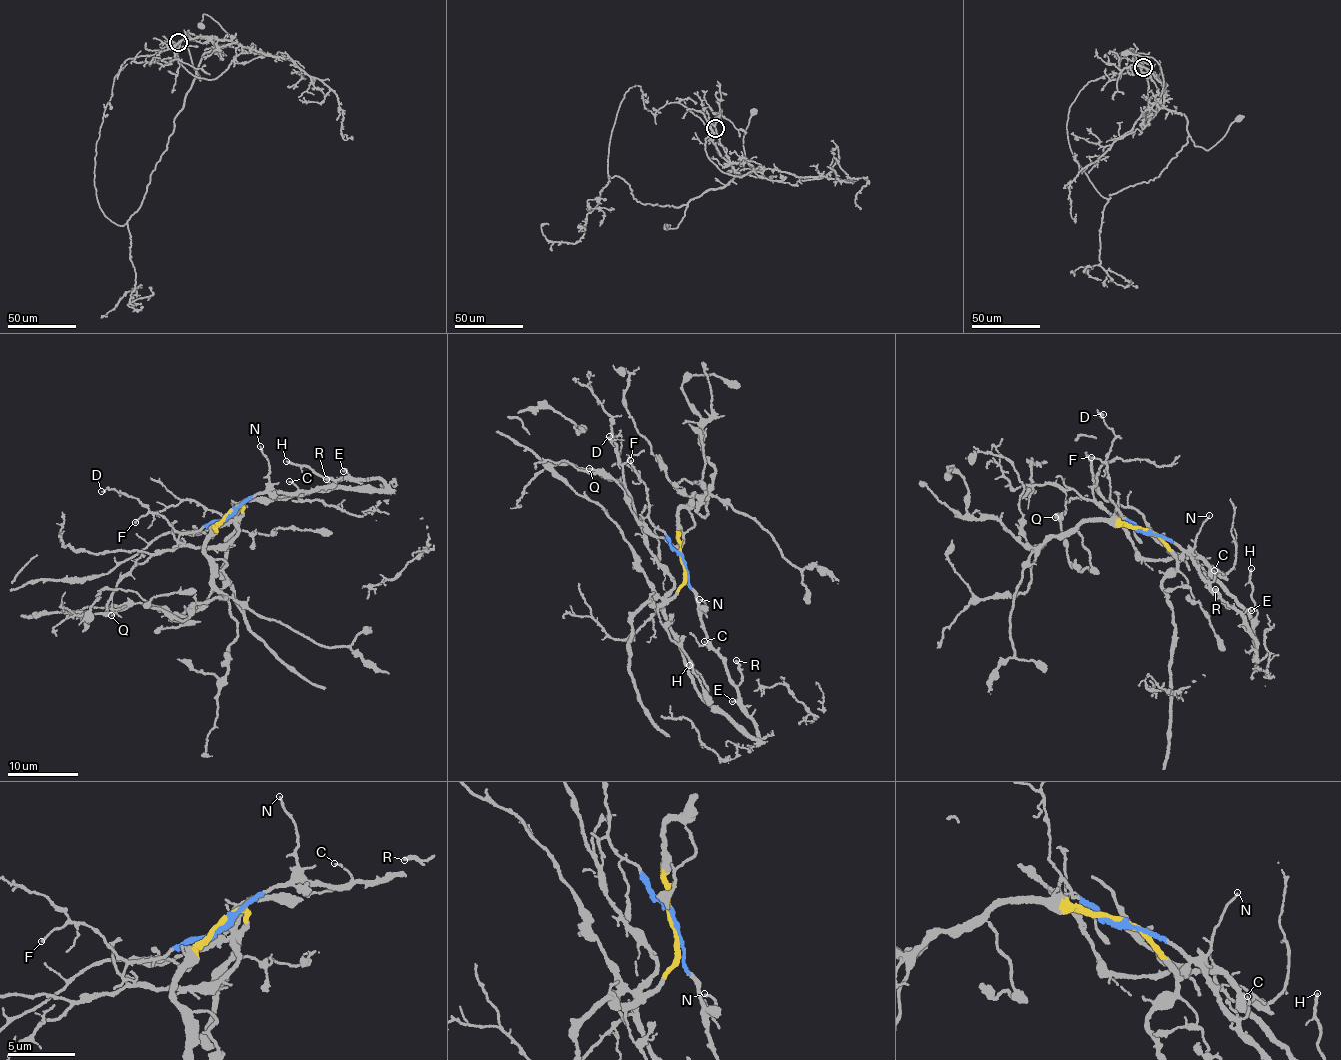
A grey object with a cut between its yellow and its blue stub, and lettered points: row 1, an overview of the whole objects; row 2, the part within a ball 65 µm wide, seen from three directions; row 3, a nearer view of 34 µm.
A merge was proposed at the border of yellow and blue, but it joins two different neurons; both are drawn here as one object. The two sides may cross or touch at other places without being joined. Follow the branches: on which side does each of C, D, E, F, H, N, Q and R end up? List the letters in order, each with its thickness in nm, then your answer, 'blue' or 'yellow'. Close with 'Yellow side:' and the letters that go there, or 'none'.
C: 120 nm thick; blue
D: 130 nm thick; blue
E: 150 nm thick; blue
F: 170 nm thick; blue
H: 190 nm thick; yellow
N: 160 nm thick; blue
Q: 150 nm thick; yellow
R: 280 nm thick; blue
Yellow side: H, Q

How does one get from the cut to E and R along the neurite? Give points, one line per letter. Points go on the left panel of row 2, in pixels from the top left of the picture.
E: (231, 513), (247, 498), (267, 488), (288, 494), (332, 484), (349, 475), (345, 469), (343, 470)
R: (231, 513), (247, 498), (267, 488), (288, 494), (340, 480), (325, 479)

